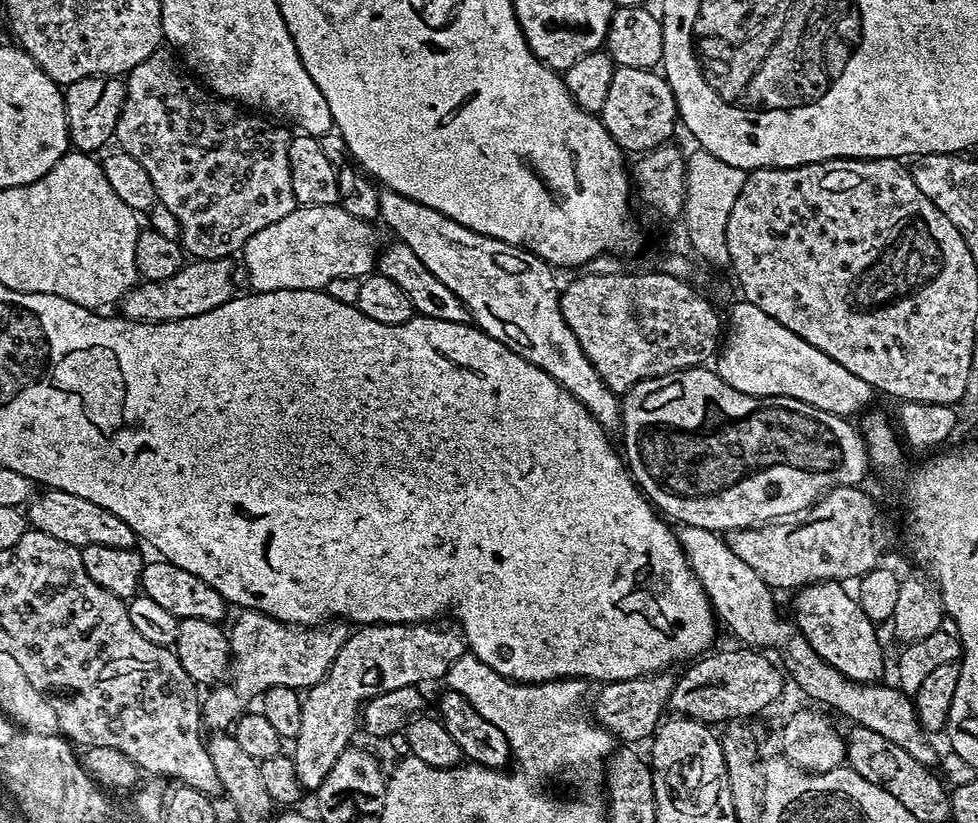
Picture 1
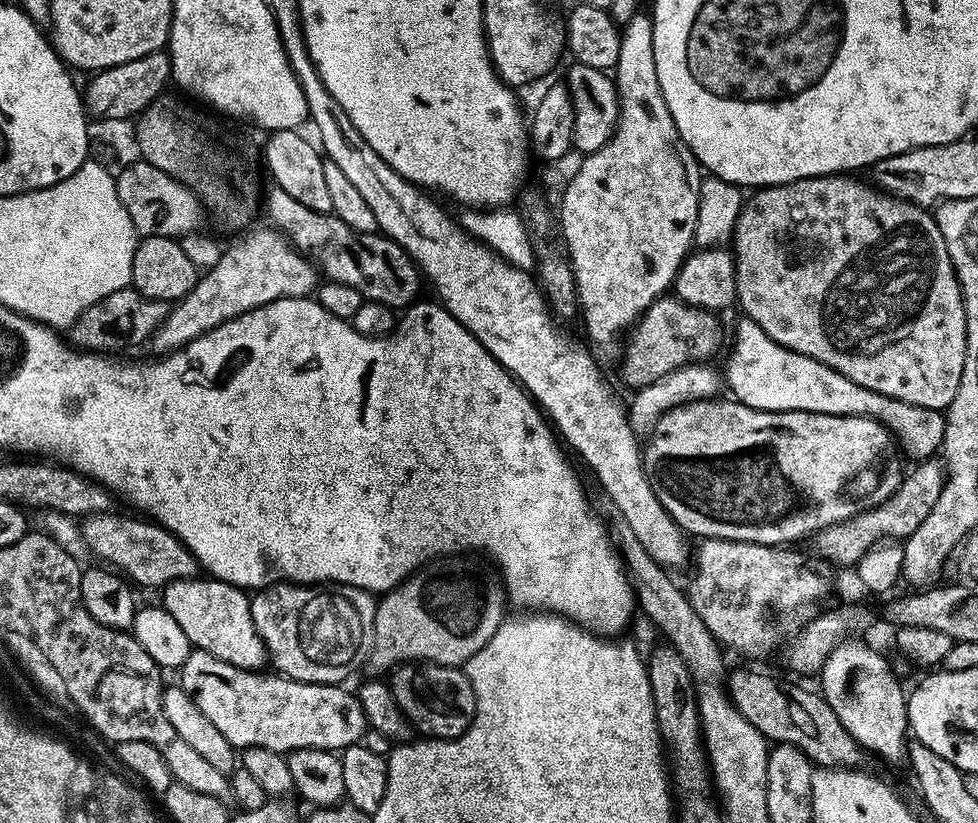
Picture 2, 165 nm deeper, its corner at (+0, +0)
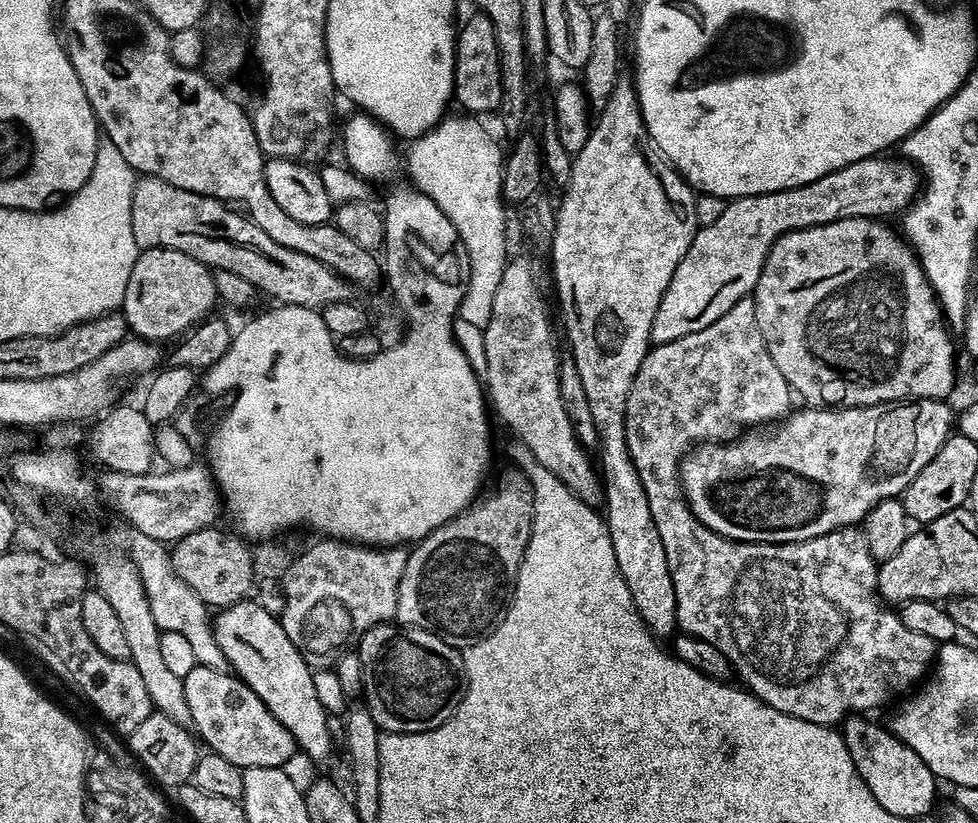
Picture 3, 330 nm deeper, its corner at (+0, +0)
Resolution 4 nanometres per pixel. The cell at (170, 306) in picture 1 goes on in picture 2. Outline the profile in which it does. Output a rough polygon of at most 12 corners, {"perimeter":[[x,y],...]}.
{"perimeter":[[131,286],[94,302],[70,340],[98,353],[145,343],[169,301]]}

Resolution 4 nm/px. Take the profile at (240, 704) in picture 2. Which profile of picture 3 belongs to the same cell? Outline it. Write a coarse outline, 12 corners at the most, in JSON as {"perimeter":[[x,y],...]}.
{"perimeter":[[239,676],[183,678],[191,727],[243,769],[284,768],[296,740]]}

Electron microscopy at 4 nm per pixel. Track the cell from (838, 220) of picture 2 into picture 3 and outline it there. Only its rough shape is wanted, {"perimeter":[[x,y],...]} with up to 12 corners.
{"perimeter":[[876,218],[782,234],[754,299],[808,406],[944,400],[949,325]]}

